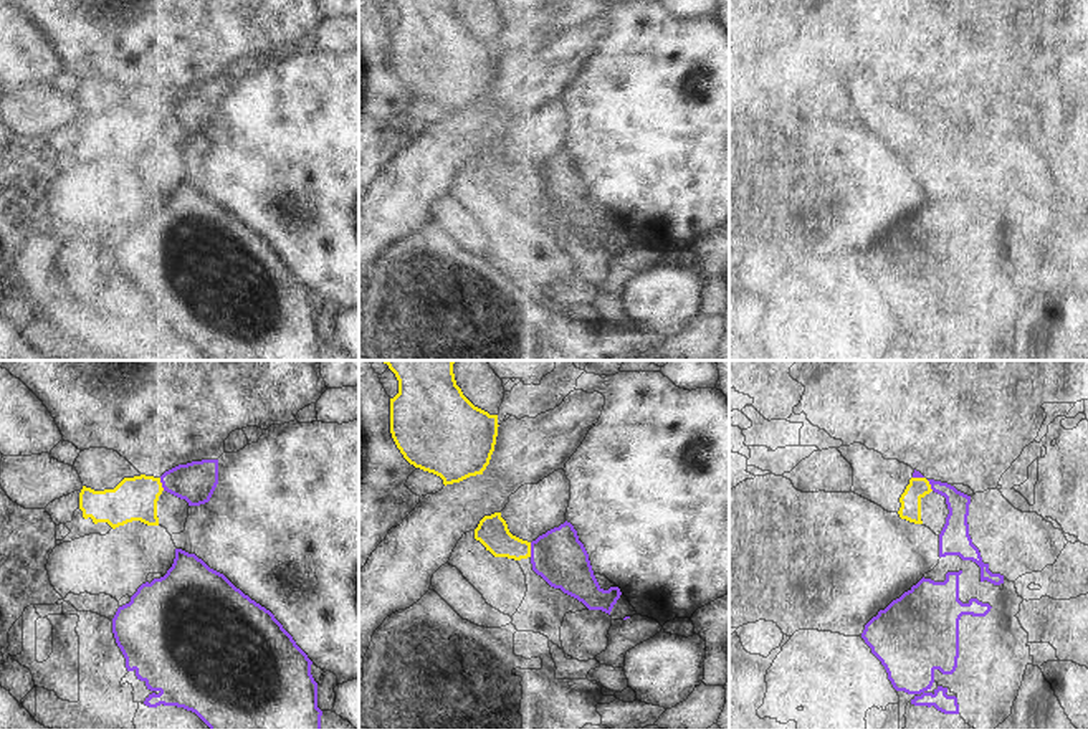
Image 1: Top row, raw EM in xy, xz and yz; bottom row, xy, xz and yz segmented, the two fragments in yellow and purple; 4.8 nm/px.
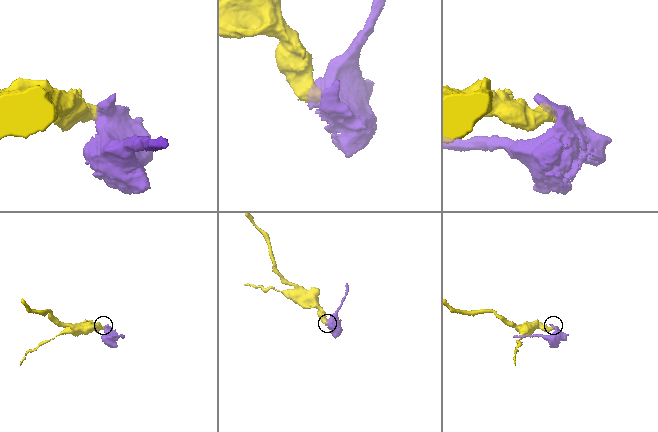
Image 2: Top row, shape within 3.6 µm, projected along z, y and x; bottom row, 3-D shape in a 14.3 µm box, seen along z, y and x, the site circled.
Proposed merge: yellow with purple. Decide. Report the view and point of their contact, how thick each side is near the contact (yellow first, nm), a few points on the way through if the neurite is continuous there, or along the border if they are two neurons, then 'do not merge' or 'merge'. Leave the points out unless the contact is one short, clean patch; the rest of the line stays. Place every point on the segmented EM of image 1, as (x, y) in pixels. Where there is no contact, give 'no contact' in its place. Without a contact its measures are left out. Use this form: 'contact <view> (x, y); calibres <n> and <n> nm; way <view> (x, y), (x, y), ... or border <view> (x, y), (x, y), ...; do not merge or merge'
contact xz (529, 549); calibres 150 and 260 nm; border xz (529, 543), (531, 556); do not merge

